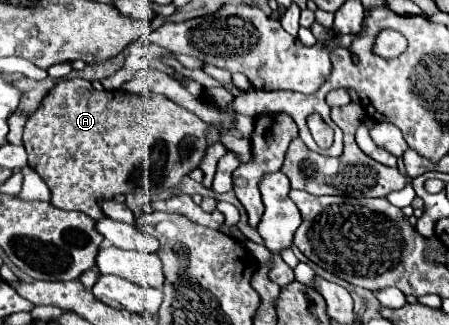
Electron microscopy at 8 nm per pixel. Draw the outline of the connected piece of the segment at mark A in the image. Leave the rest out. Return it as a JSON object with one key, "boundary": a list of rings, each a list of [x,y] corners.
{"boundary":[[[65,79],[49,91],[49,95],[41,101],[41,107],[27,119],[25,149],[29,155],[29,167],[35,169],[51,189],[53,205],[67,211],[81,211],[99,221],[107,217],[103,209],[99,209],[99,201],[107,201],[107,197],[113,199],[119,193],[127,195],[141,191],[143,177],[147,181],[145,189],[151,189],[151,185],[155,185],[161,191],[179,185],[185,175],[201,165],[209,147],[207,133],[211,129],[219,127],[205,123],[193,111],[181,107],[165,95],[135,95],[123,89],[97,91],[85,79]]]}

